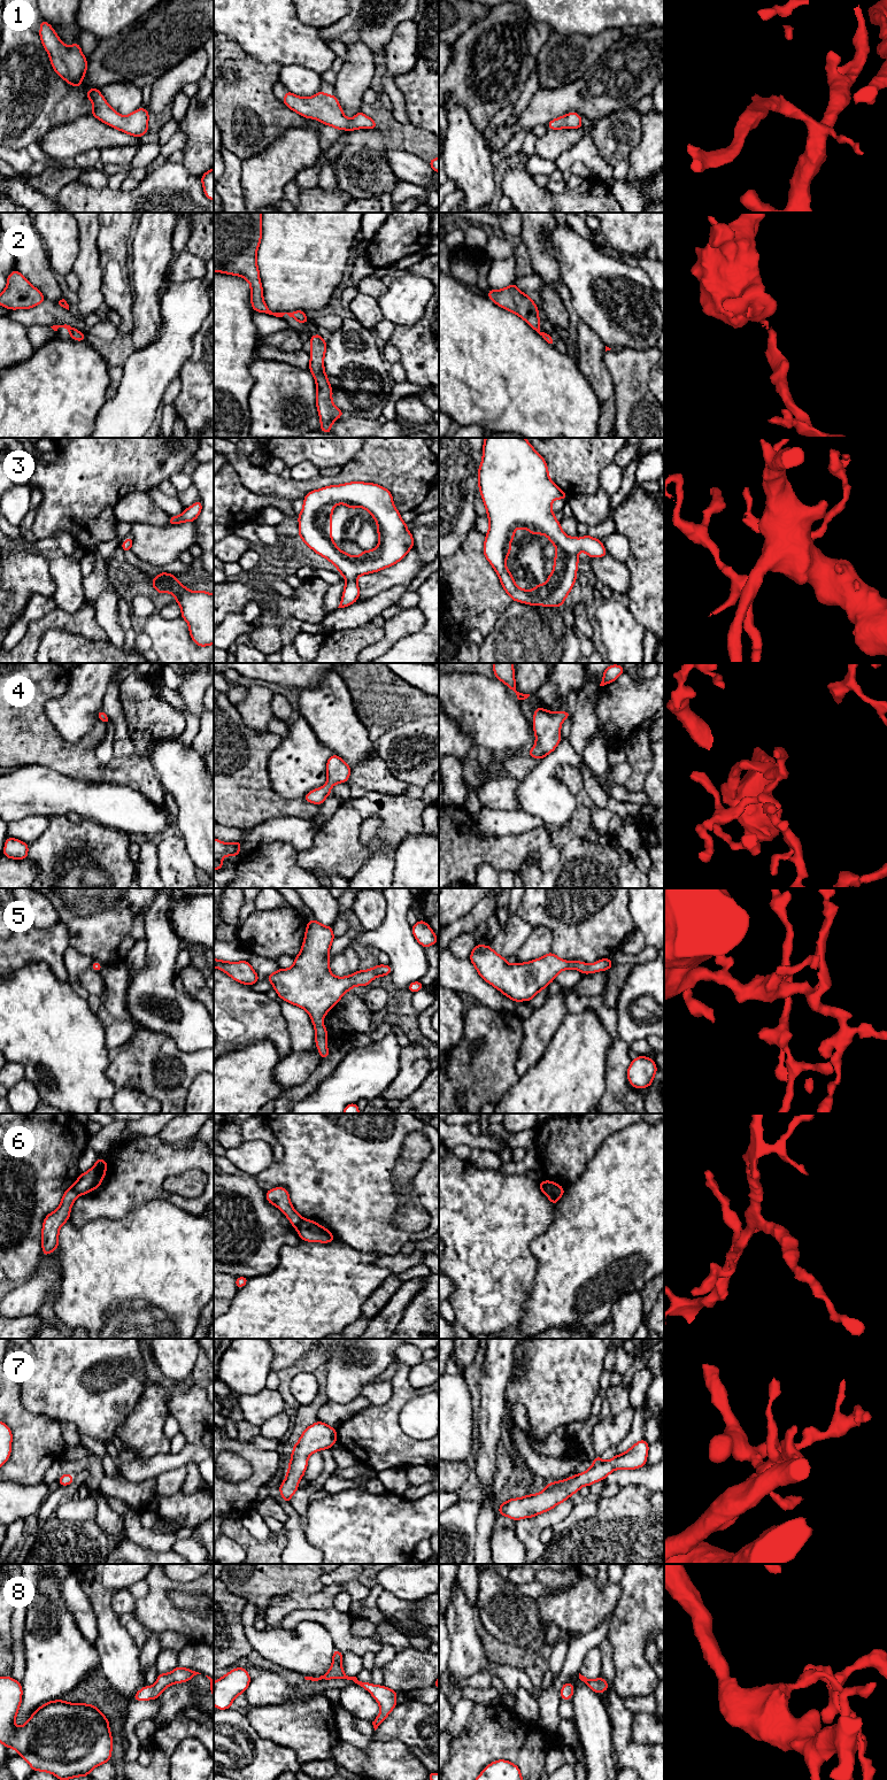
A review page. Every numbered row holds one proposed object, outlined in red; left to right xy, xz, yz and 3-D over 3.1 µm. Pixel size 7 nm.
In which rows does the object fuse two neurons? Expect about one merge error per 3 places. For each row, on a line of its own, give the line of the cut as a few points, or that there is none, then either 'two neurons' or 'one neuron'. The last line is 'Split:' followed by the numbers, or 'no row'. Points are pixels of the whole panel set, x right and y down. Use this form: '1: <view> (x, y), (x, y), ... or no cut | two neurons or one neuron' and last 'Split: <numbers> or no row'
1: no cut | one neuron
2: no cut | one neuron
3: no cut | one neuron
4: no cut | one neuron
5: no cut | one neuron
6: yz (542, 1183), (544, 1187), (557, 1199) | two neurons
7: no cut | one neuron
8: no cut | one neuron
Split: 6

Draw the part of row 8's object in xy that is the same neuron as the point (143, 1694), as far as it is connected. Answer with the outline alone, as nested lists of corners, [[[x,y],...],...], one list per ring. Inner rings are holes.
[[[177,1666],[170,1673],[160,1673],[154,1686],[144,1686],[133,1696],[133,1701],[156,1700],[161,1693],[172,1683],[190,1681],[194,1675],[201,1674],[190,1669]]]

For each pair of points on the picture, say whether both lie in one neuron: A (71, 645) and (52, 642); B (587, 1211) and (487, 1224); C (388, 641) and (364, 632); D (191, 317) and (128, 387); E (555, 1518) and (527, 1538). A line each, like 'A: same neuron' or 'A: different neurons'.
A: same neuron
B: different neurons
C: different neurons
D: same neuron
E: same neuron

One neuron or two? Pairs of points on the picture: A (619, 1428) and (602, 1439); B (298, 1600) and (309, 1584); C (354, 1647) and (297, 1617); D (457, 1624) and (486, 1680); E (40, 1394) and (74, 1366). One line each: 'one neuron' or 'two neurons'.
A: one neuron
B: two neurons
C: one neuron
D: two neurons
E: one neuron

